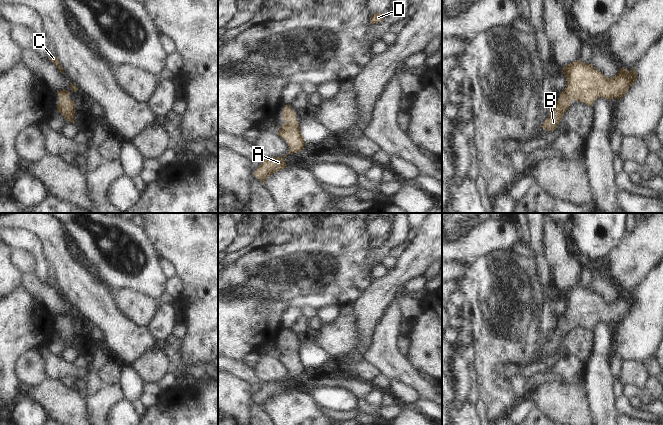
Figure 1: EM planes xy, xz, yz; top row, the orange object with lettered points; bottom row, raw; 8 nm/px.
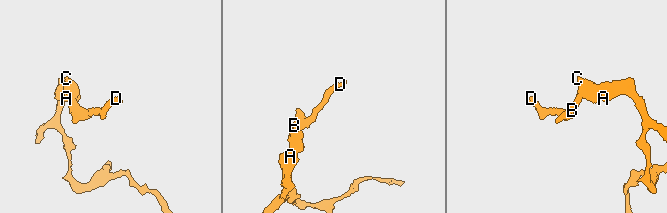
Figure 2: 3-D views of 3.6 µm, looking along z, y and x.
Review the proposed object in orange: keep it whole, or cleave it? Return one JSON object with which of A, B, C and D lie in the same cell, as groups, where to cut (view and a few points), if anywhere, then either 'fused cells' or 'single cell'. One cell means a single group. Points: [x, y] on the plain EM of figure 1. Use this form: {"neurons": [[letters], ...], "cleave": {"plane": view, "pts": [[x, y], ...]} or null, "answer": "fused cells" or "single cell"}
{"neurons": [["A", "B", "C", "D"]], "cleave": null, "answer": "single cell"}

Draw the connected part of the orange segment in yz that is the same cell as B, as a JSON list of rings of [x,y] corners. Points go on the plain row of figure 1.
[[[580,284],[564,290],[562,296],[566,301],[566,312],[561,316],[556,329],[548,334],[549,340],[541,353],[544,352],[546,355],[556,353],[572,324],[590,330],[599,321],[620,324],[637,304],[637,296],[634,291],[631,293],[629,296],[622,291],[614,301],[608,302],[593,289]]]

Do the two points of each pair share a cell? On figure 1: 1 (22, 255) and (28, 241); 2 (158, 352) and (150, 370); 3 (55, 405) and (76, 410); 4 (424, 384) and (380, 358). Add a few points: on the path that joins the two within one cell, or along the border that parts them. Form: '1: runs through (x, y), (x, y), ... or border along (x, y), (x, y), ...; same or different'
1: border along (14, 249), (28, 249), (36, 259), (37, 269); different
2: runs through (157, 356), (153, 366); same
3: runs through (60, 405), (66, 405), (71, 409); same
4: runs through (413, 377), (391, 362); same

